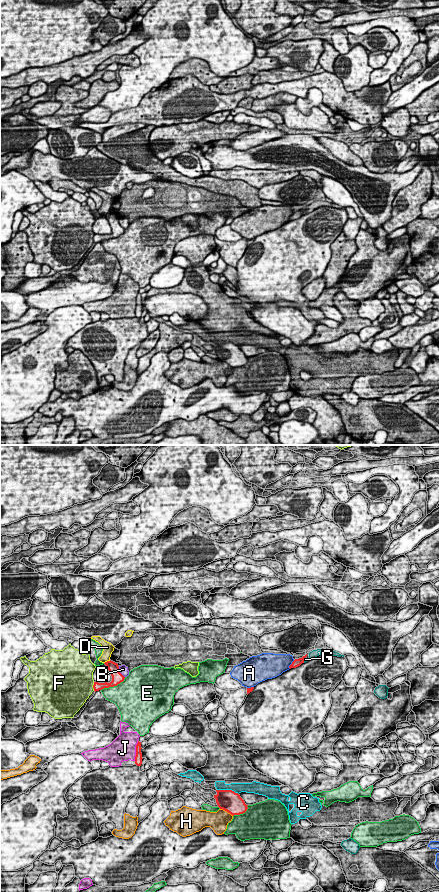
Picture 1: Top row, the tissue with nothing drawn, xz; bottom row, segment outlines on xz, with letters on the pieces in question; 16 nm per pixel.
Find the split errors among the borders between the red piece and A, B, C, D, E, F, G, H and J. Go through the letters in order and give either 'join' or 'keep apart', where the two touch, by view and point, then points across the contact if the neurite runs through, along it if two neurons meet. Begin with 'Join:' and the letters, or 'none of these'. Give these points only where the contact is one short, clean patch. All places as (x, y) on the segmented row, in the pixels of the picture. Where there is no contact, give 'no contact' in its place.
Join: none of these
A: keep apart | xz (291, 664)
B: keep apart | xz (119, 672)
C: keep apart | xz (228, 790)
D: keep apart | xz (107, 661) | along xz (110, 660), (104, 663)
E: keep apart | xz (113, 686)
F: keep apart | xz (93, 686)
G: keep apart | xz (303, 660)
H: keep apart | xz (227, 811)
J: keep apart | xz (136, 751)

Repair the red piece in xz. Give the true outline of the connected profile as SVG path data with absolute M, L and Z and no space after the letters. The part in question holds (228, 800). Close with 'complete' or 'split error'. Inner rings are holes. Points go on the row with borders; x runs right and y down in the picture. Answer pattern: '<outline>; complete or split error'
M216 790L217 794L214 795L216 803L220 809L223 809L231 815L240 815L247 811L248 805L238 793L232 790Z; complete

